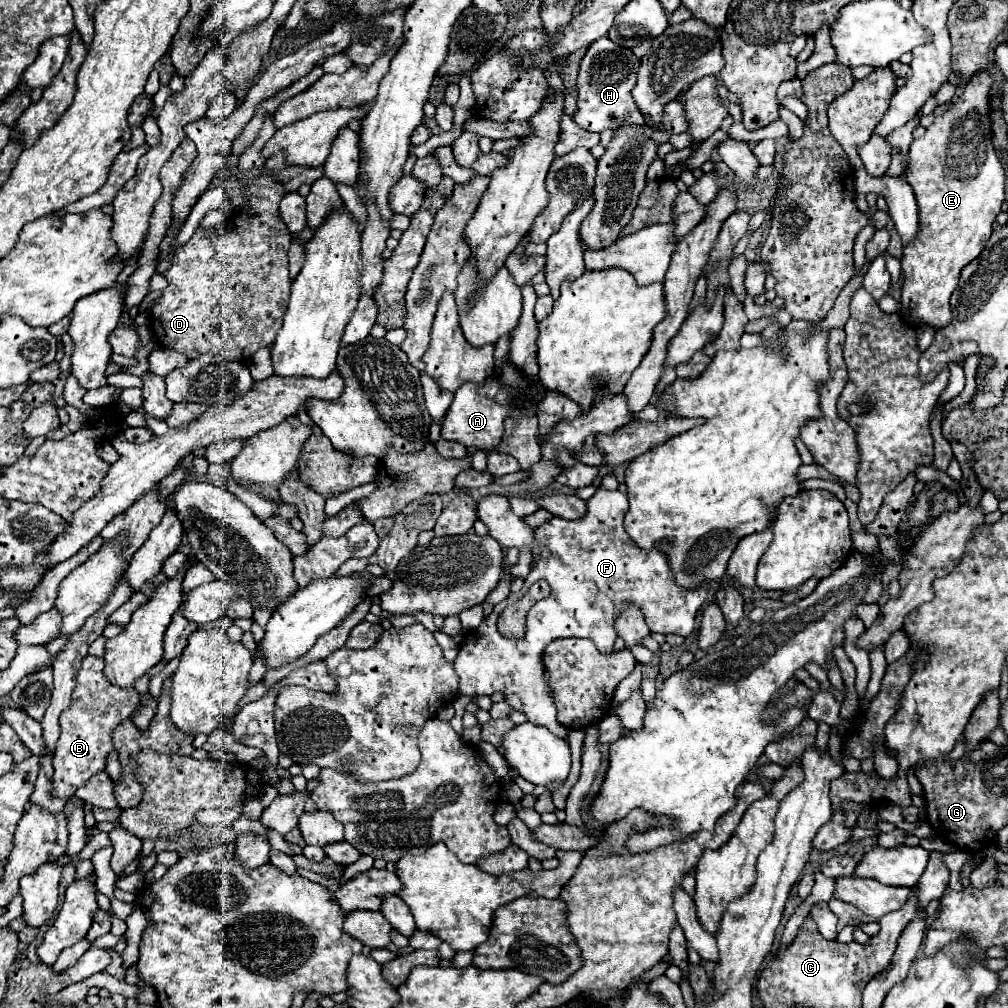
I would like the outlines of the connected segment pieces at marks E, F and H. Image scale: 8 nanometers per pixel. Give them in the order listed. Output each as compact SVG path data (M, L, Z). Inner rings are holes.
M978 72L966 84L962 96L942 114L936 116L932 126L926 128L926 134L910 144L910 172L908 184L912 186L918 208L920 208L920 232L912 246L904 248L902 256L902 310L916 318L924 320L930 326L948 326L952 320L950 296L958 284L960 270L972 262L990 238L992 224L1000 214L1004 202L1004 182L1006 174L1000 164L1000 158L992 146L992 118L990 118L990 88L994 76L988 72Z
M598 488L596 494L588 500L588 512L586 512L584 518L568 522L564 518L554 516L550 522L538 526L536 542L544 544L550 550L550 556L548 558L534 558L536 568L524 580L522 590L516 592L516 594L510 594L504 602L494 606L492 614L480 624L480 628L476 628L474 632L466 634L464 642L460 644L458 658L454 660L454 670L456 670L458 678L460 678L460 694L488 694L490 696L494 692L504 692L506 702L512 704L514 710L524 712L532 724L546 726L558 738L566 738L568 728L564 728L556 720L556 704L552 700L552 690L548 688L546 668L544 668L544 660L542 660L544 648L552 640L570 638L570 636L574 636L574 638L590 638L598 646L598 650L612 652L614 640L618 638L614 622L616 622L616 616L626 606L640 608L642 614L644 614L644 620L646 620L646 624L648 624L648 628L652 632L658 632L658 634L664 634L664 636L678 634L678 636L684 636L684 638L694 632L696 614L708 602L708 596L710 596L710 590L712 590L714 582L704 582L700 588L694 588L694 590L680 588L676 584L676 578L670 572L668 556L660 548L652 548L652 550L638 548L632 542L632 538L624 532L624 516L626 516L626 512L628 512L628 496L624 492ZM536 580L546 580L550 584L550 588L552 588L550 598L544 598L544 600L536 602L530 608L528 620L526 620L526 636L524 636L524 640L506 640L496 630L496 618L506 606L516 604Z
M606 36L590 44L580 64L578 110L574 114L574 120L590 132L620 128L622 124L644 124L644 116L632 100L632 86L636 84L638 70L640 58L630 48L620 48L620 44L608 40Z

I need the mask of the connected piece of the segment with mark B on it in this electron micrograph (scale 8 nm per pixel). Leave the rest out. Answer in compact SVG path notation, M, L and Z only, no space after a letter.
M86 656L78 672L76 688L72 692L70 706L60 716L60 738L54 752L54 796L70 798L84 786L90 776L106 768L106 760L114 750L112 732L122 724L139 703L140 694L136 690L116 688L104 676L104 658Z

